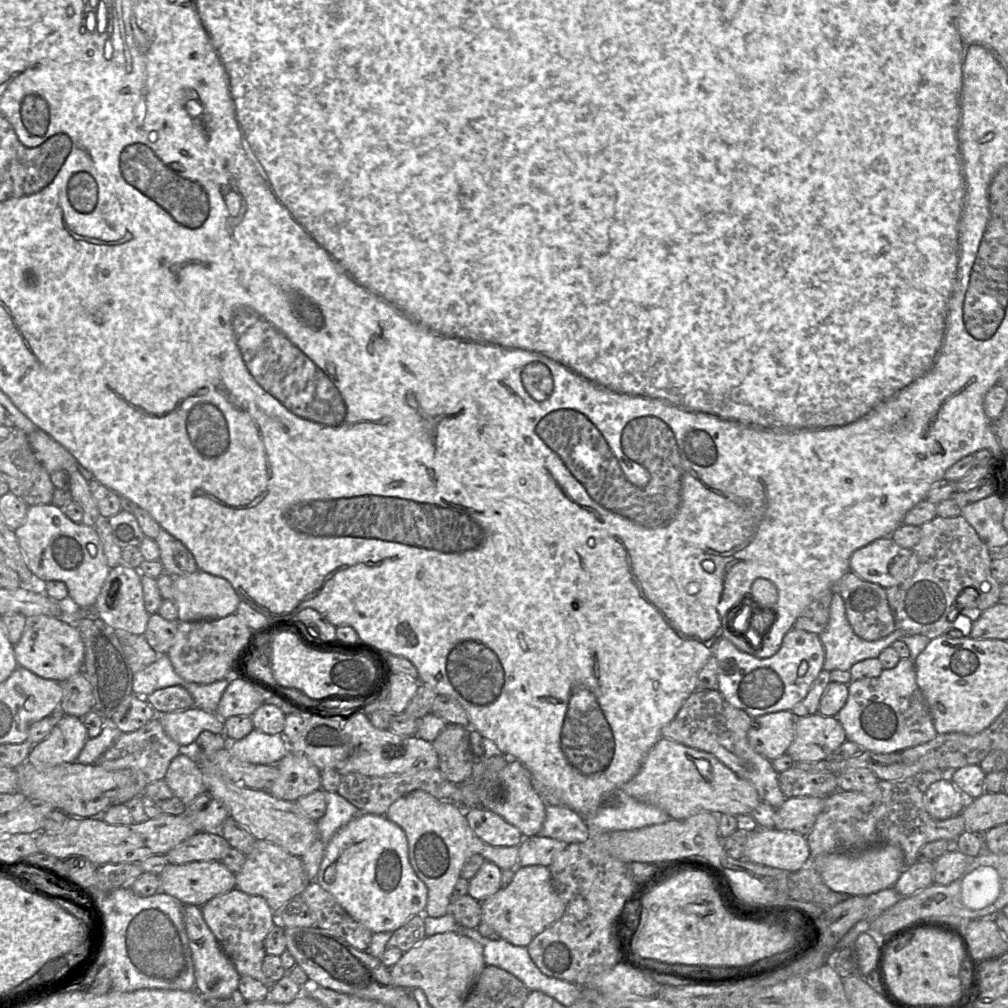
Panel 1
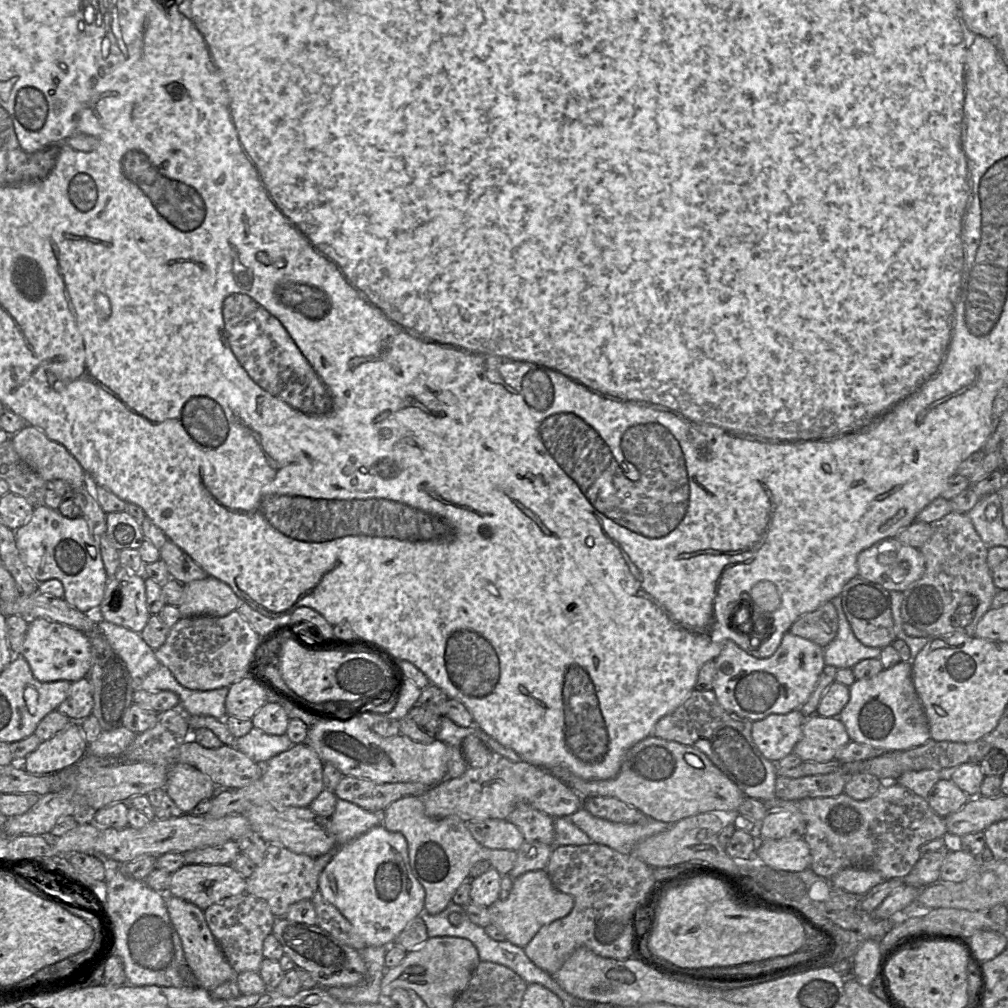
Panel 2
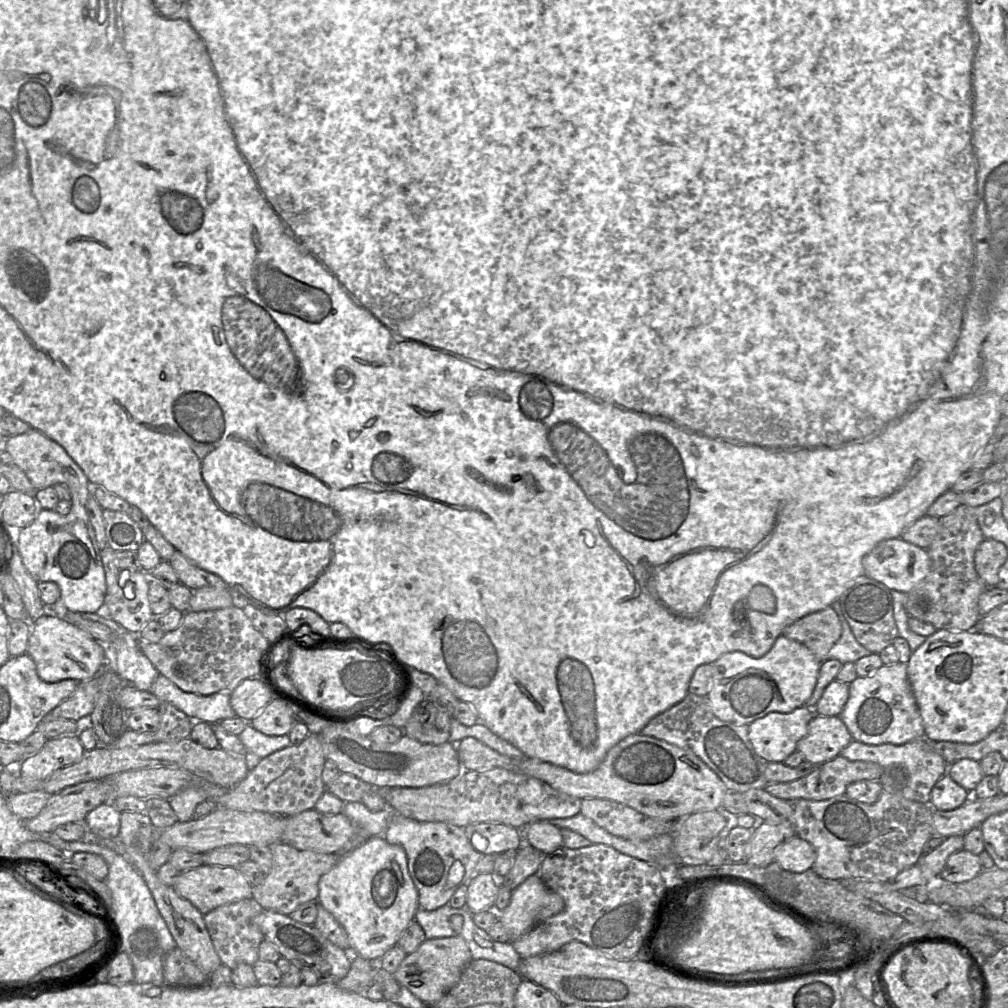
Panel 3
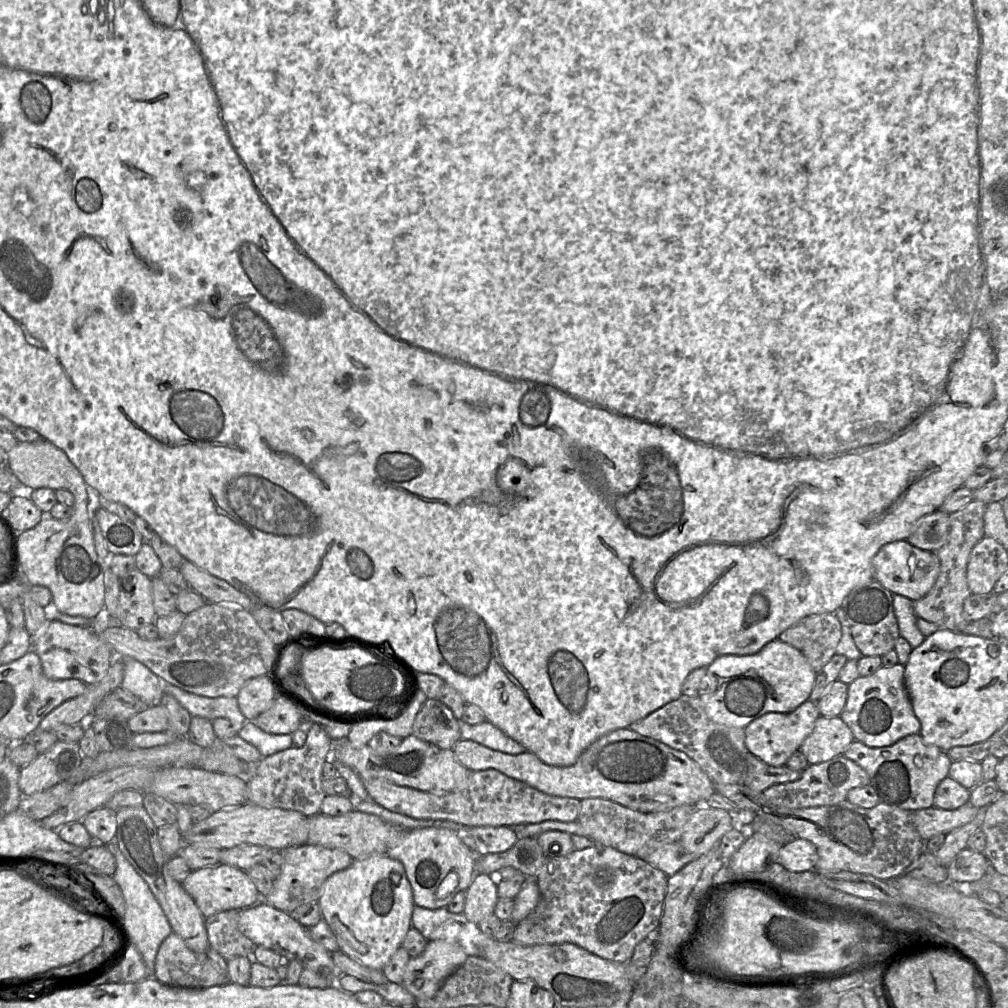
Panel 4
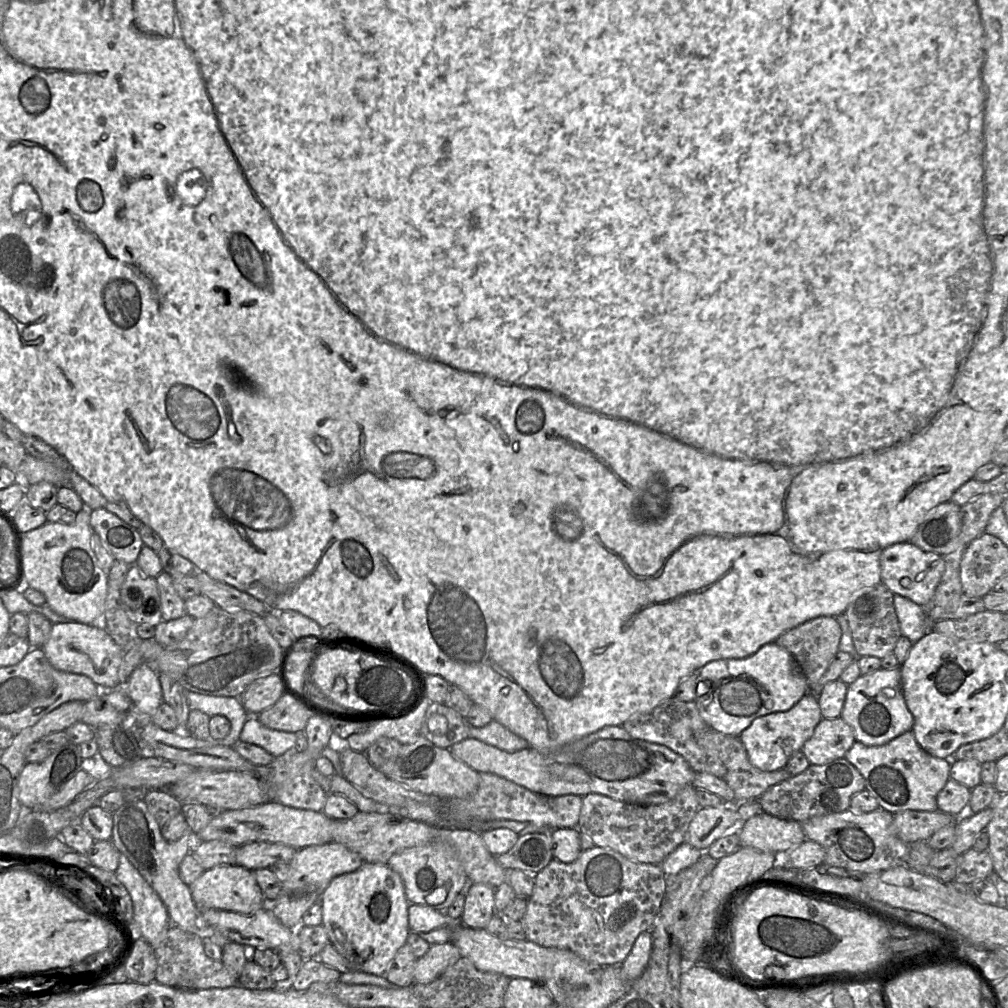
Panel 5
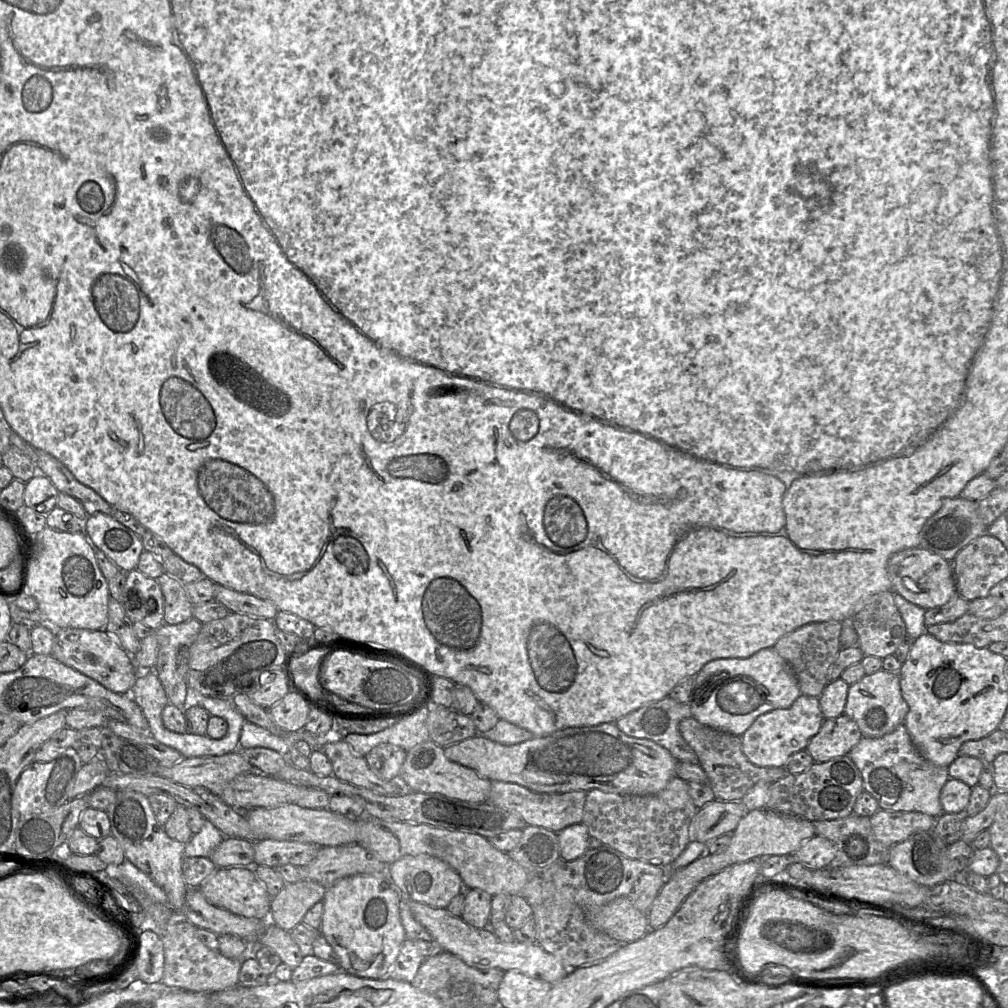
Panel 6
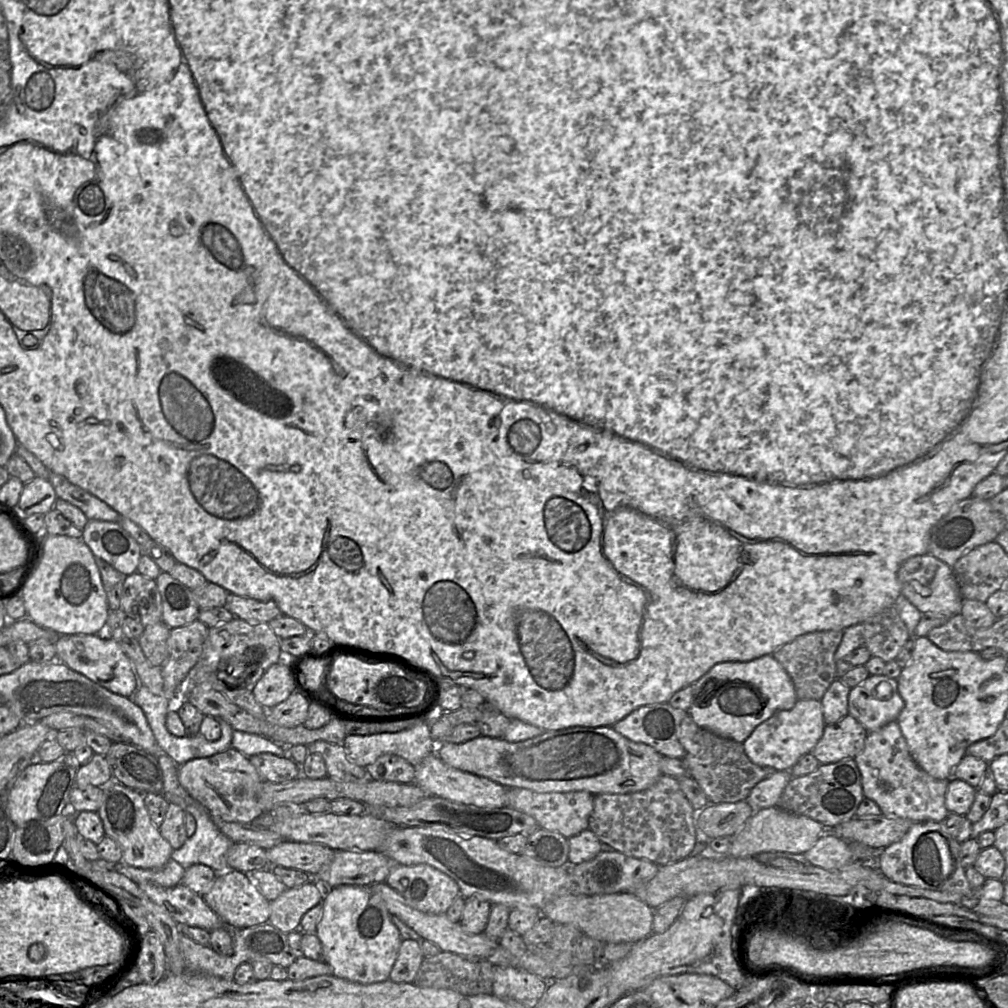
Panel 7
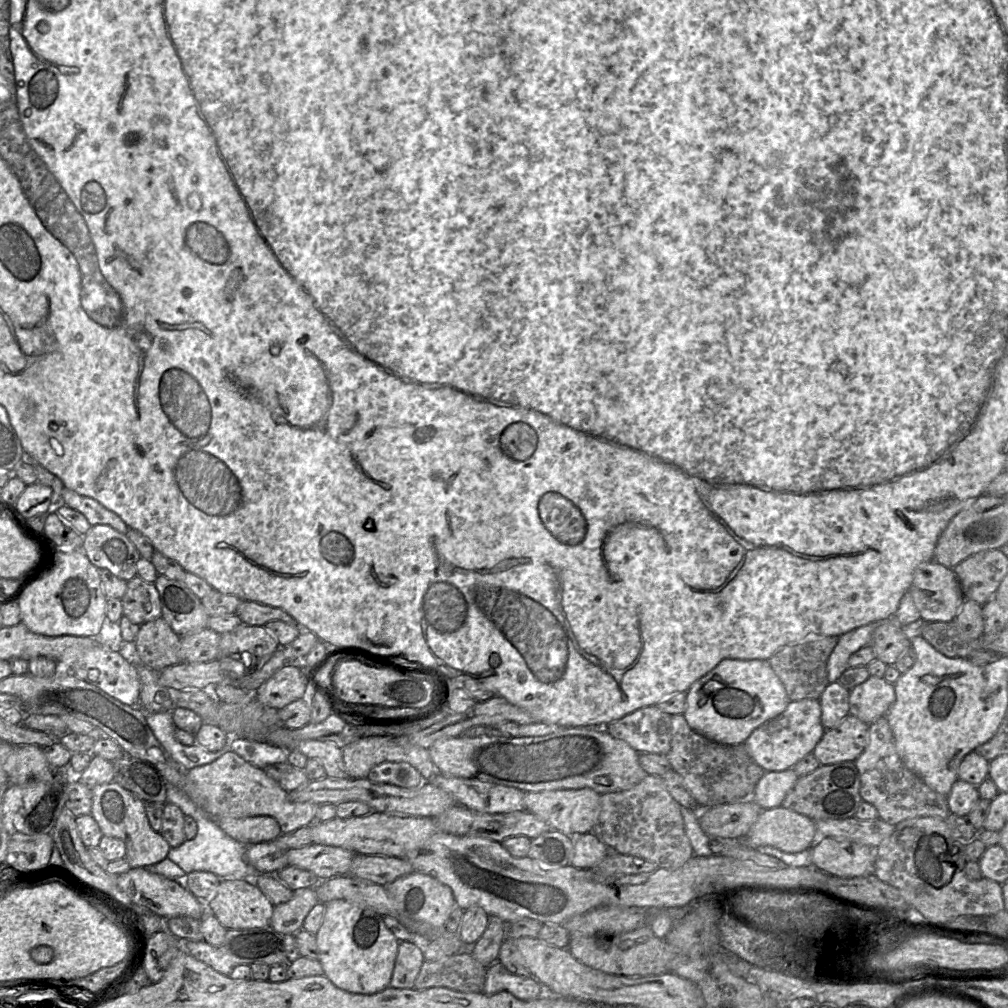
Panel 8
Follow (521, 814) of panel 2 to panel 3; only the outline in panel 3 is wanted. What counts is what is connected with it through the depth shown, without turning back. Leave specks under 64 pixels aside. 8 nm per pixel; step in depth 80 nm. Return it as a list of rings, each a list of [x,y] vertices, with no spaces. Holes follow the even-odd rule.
[[[547,820],[532,822],[521,830],[525,844],[537,849],[543,855],[564,847],[561,829]]]

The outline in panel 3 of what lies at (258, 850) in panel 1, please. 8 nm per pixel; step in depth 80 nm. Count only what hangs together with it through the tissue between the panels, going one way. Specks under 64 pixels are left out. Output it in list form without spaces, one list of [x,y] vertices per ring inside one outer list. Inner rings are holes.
[[[284,842],[271,847],[272,868],[264,880],[252,887],[252,898],[263,908],[289,916],[300,905],[317,901],[320,878],[330,871],[344,854],[324,854],[309,850],[298,850]]]

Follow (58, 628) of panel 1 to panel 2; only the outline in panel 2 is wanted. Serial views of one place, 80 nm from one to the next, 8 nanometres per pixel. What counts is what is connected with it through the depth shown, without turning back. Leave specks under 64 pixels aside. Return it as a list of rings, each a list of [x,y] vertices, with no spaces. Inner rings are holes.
[[[45,618],[26,619],[28,628],[20,652],[29,664],[33,676],[40,682],[69,681],[87,677],[92,655],[89,639],[83,632]]]

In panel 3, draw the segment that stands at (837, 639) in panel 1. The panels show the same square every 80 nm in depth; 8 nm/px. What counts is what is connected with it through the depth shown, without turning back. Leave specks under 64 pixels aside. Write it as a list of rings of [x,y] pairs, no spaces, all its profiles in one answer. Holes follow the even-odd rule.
[[[839,600],[833,602],[830,607],[837,614],[842,631],[839,640],[830,649],[828,659],[837,659],[842,664],[845,664],[848,662],[855,663],[860,658],[870,655],[871,652],[856,640],[851,627],[842,613]]]

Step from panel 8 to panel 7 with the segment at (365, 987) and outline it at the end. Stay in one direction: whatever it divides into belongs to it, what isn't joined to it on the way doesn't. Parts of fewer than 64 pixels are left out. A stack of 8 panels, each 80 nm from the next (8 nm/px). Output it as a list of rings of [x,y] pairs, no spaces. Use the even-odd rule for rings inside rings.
[[[340,885],[337,887],[333,887],[331,889],[327,889],[324,898],[322,900],[322,905],[323,905],[323,911],[317,923],[315,935],[318,937],[319,941],[321,942],[323,953],[325,956],[325,963],[327,963],[331,967],[332,975],[350,982],[355,982],[363,985],[383,982],[387,980],[389,978],[391,969],[397,958],[402,939],[398,929],[391,922],[391,915],[389,914],[381,898],[377,895],[373,895],[373,893],[370,890],[370,887],[355,886],[355,885]]]

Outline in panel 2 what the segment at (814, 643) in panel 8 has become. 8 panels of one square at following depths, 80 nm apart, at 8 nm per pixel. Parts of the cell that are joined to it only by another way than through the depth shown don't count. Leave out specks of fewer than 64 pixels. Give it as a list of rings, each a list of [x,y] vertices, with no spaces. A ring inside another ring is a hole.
[[[828,601],[816,610],[800,616],[788,632],[825,648],[835,638],[837,630],[837,612],[832,602]]]

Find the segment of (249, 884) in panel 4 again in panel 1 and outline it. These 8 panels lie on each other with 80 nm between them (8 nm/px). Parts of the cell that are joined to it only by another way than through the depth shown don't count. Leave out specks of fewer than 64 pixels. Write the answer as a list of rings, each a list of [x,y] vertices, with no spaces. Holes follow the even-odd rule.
[[[221,861],[169,863],[158,876],[160,890],[183,905],[200,907],[236,888],[235,874]]]

